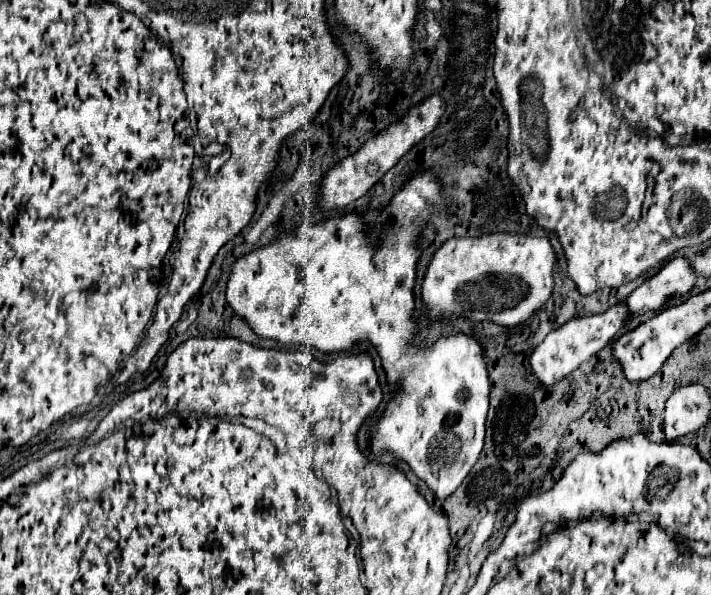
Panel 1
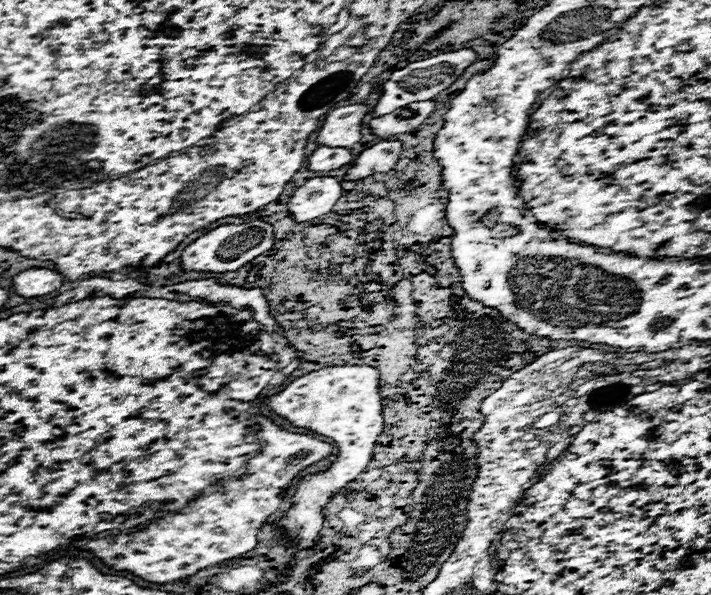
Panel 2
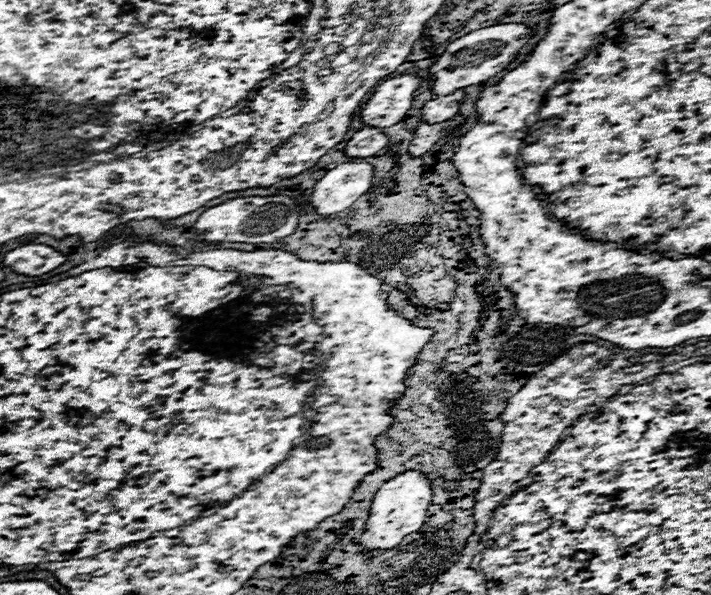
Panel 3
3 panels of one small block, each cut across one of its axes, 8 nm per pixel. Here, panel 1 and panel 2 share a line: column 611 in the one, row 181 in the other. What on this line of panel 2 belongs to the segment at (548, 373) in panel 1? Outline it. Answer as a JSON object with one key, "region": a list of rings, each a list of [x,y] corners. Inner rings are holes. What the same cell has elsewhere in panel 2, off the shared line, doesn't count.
{"region":[[[318,176],[308,180],[292,194],[288,210],[294,214],[296,222],[308,222],[332,212],[340,196],[342,196],[342,184],[338,178]]]}

